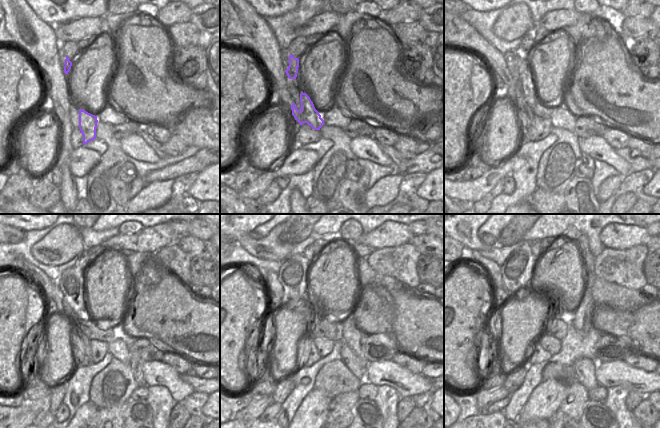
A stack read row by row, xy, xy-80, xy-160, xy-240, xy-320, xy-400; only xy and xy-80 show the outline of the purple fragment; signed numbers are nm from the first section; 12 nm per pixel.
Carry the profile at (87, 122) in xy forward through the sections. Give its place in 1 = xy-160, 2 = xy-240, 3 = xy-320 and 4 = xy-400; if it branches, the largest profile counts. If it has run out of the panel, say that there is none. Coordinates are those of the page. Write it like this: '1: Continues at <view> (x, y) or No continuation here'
1: Continues at xy-160 (521, 71)
2: Continues at xy-240 (70, 282)
3: Continues at xy-320 (292, 275)
4: Continues at xy-400 (516, 272).

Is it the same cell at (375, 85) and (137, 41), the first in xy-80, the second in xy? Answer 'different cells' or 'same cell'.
same cell

